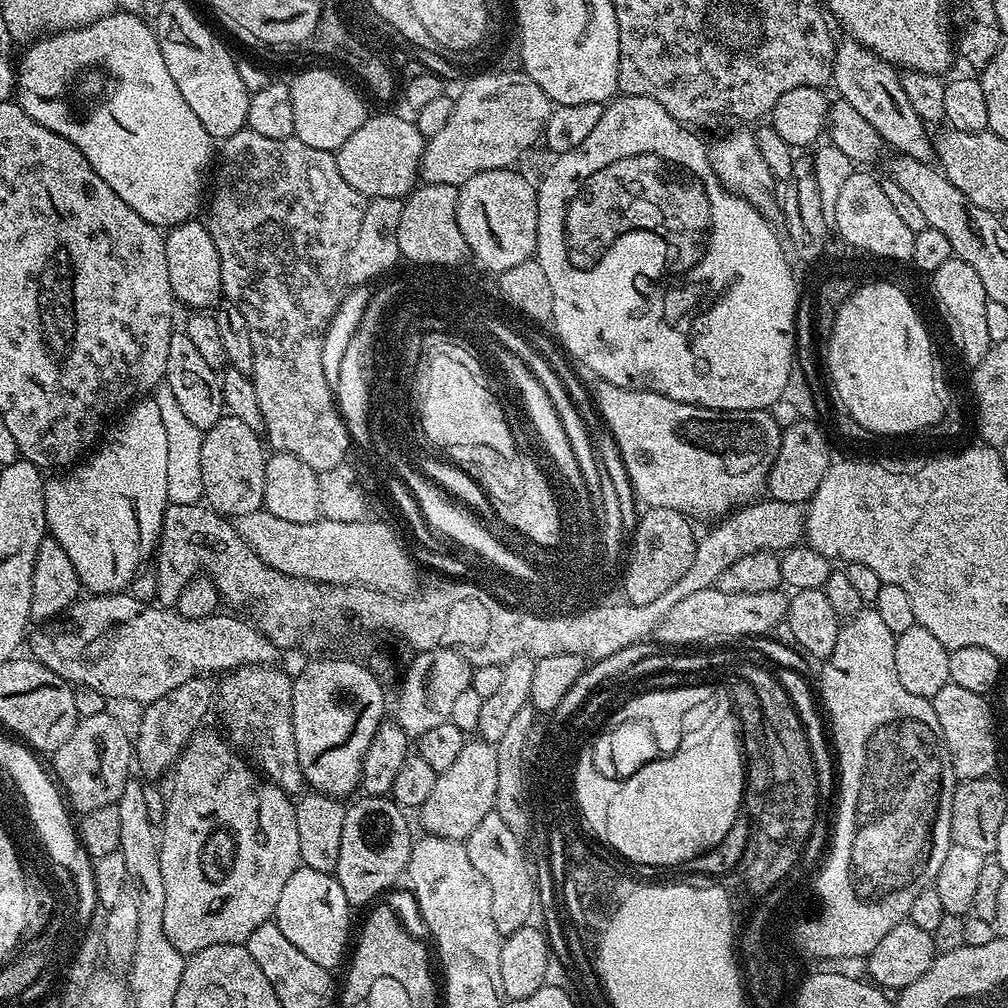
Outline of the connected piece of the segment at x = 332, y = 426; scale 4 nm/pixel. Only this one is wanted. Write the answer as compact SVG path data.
M245 127L238 130L238 134L227 136L218 148L218 167L214 172L214 180L216 176L216 189L211 189L210 200L212 196L212 205L208 208L208 217L206 223L210 238L214 238L214 246L218 246L218 258L220 259L220 287L223 295L227 299L233 300L238 306L238 310L242 310L242 318L246 318L246 326L250 330L250 346L254 346L254 366L250 373L254 382L254 394L258 394L258 406L262 406L262 418L264 419L263 435L266 437L266 444L272 452L285 452L286 454L294 454L298 458L302 458L302 462L306 462L306 466L310 466L317 474L330 470L334 466L345 463L350 456L350 443L346 438L346 426L344 417L342 417L339 408L337 407L337 397L334 395L334 389L326 382L325 371L322 370L322 346L323 339L326 338L327 328L334 318L335 311L338 310L340 300L343 299L346 293L346 281L344 279L344 263L346 262L346 254L350 250L350 246L354 246L354 238L358 238L358 230L362 227L362 216L364 214L364 205L366 198L358 190L354 190L354 186L350 186L350 182L346 182L346 178L342 178L342 174L338 174L338 166L336 165L335 155L326 150L314 150L314 146L306 146L306 142L297 140L295 135L287 136L284 140L278 138L266 138L264 135L256 134L250 127Z

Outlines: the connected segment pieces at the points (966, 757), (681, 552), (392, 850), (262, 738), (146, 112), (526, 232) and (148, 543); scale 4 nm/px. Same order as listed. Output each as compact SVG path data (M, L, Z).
M951 682L942 686L936 696L931 697L934 714L938 714L938 726L943 747L950 757L950 768L957 772L960 780L976 780L987 776L996 764L996 720L985 697L974 690L965 690Z
M648 508L645 513L636 521L630 536L630 551L622 568L622 589L637 604L658 598L658 594L670 590L670 586L690 570L698 539L697 533L692 533L693 521L678 510Z
M361 795L361 800L350 803L344 809L342 822L342 846L338 846L338 866L335 870L337 882L342 886L342 894L346 894L349 905L371 905L375 896L380 896L396 879L405 875L408 859L412 853L414 835L408 825L405 809L401 808L388 796Z
M250 664L227 673L221 679L224 681L219 681L218 684L218 701L220 700L222 714L220 720L228 730L228 742L241 756L251 761L283 792L296 794L305 787L306 781L298 762L298 746L294 746L293 677L278 669L276 666Z
M117 10L109 16L96 21L93 24L86 25L84 28L72 28L65 32L58 32L53 35L46 35L35 41L36 52L34 49L28 48L24 52L24 57L19 57L18 71L14 76L14 92L18 97L18 103L24 112L34 118L34 122L44 124L46 130L56 132L60 136L66 136L71 144L75 144L90 162L90 166L98 174L98 178L102 178L102 182L106 182L106 186L110 186L110 190L114 190L114 194L118 194L118 198L122 198L126 202L126 206L130 206L130 210L134 210L134 214L138 214L142 218L146 218L146 222L150 222L154 227L161 230L171 230L177 224L185 224L187 220L193 219L197 215L196 207L200 204L200 199L205 199L206 188L204 192L204 179L209 179L210 169L214 164L214 141L211 134L206 130L206 126L202 126L202 122L198 122L198 114L194 114L194 110L190 110L190 106L186 106L186 98L182 98L182 94L178 91L178 86L174 86L174 78L170 78L170 70L166 66L166 62L162 62L162 52L158 50L158 38L155 31L150 34L136 34L130 28L130 12Z
M512 168L486 170L474 174L466 183L459 185L460 221L458 226L472 241L479 259L486 261L492 274L510 270L518 262L533 259L538 238L537 185L519 176Z
M154 398L137 399L103 433L91 455L53 476L56 477L53 480L51 477L44 486L46 522L51 539L66 550L70 562L74 562L81 585L89 593L125 591L140 568L140 559L159 545L164 512L169 505L166 494L166 429L162 427L158 402Z

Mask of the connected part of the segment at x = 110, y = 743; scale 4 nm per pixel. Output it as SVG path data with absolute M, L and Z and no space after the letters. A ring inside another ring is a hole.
M105 710L102 714L77 719L74 734L51 753L50 760L51 771L67 803L83 814L116 804L122 798L122 790L130 778L128 771L134 768L134 740L123 722Z

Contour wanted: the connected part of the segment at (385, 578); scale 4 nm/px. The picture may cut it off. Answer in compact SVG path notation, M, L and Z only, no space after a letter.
M266 510L242 514L235 517L236 529L240 537L254 550L262 562L266 562L274 570L299 580L312 580L318 584L357 585L378 588L386 593L395 593L398 597L406 596L407 590L414 589L412 571L417 565L408 557L406 549L400 545L396 532L388 524L380 520L355 520L354 522L334 522L323 518L314 522L286 522L286 518L278 518Z

